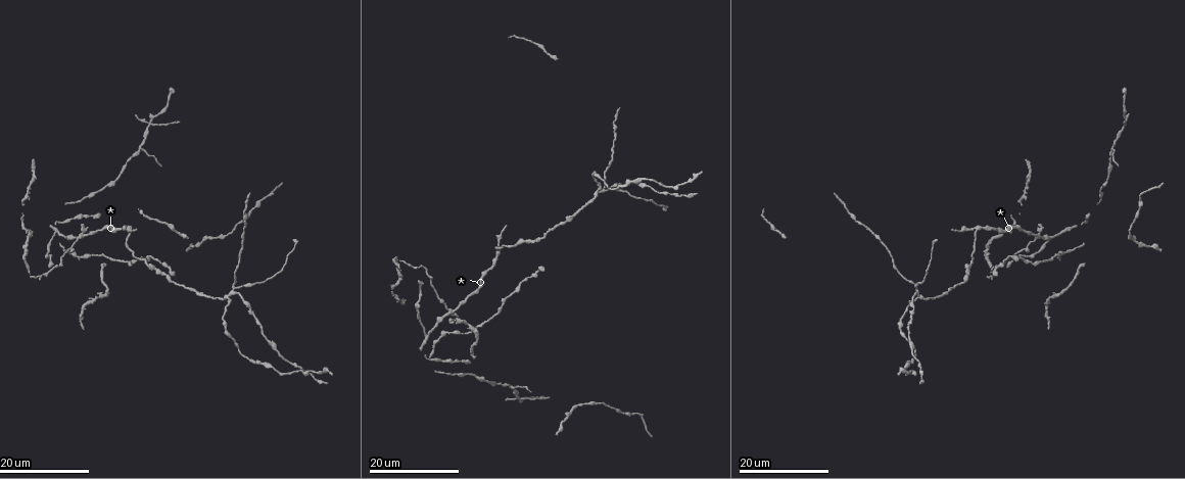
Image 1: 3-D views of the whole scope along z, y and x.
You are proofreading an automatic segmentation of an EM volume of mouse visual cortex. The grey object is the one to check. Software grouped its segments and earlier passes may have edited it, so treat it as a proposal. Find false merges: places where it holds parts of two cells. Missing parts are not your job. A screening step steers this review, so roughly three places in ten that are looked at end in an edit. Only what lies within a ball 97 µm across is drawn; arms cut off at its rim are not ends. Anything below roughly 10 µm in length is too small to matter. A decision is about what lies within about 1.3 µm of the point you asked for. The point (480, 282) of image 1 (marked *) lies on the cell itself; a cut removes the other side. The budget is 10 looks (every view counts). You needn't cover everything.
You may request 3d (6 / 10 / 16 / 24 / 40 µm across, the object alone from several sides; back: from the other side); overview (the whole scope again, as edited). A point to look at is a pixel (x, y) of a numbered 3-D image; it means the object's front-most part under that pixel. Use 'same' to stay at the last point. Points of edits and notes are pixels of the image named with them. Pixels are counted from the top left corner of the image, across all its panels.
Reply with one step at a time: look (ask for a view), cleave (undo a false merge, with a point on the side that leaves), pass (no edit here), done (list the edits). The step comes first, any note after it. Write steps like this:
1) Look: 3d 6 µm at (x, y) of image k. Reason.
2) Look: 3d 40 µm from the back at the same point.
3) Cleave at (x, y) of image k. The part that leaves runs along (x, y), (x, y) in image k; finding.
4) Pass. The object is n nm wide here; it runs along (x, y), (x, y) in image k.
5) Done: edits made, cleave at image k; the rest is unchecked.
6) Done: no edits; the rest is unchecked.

Look: 3d 16 µm at (1111, 145) of image 1. Three-way junction.

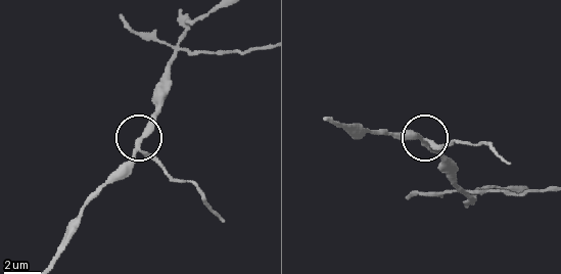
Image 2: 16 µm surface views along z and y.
Look: 3d 10 µm at (424, 139) of image 2.

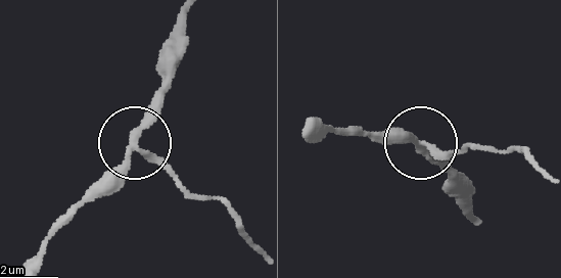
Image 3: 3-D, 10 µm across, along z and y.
Pass. The side arm is 18 µm long; it runs along (25, 269), (117, 167), (173, 74) in image 3; one cell here.

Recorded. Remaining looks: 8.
Look: 3d 16 µm at (78, 237) of image 1. Four or more arms meet.

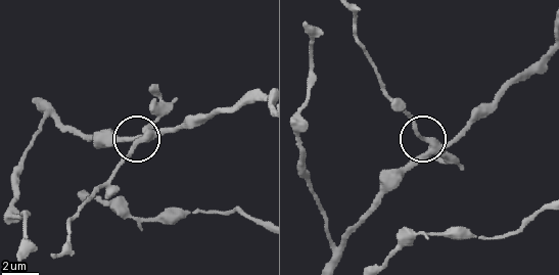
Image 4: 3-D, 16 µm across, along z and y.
Look: 3d 6 µm at (429, 142) of image 4.

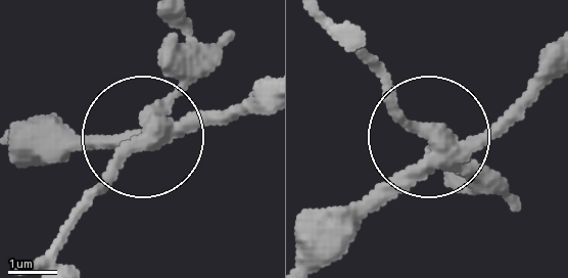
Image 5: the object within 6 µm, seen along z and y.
Look: 3d 6 µm from the back at (428, 135) of image 5.

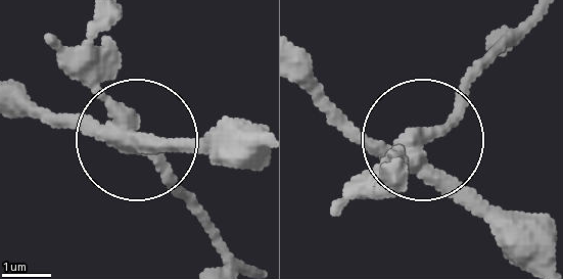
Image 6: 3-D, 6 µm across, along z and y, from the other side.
Cleave at (114, 60) of image 6. 4 arms meet here; the part that leaves runs along (122, 137), (239, 259) in image 6; a second cell is stuck on.

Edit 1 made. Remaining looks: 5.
Look: 3d 24 µm at (435, 327) of image 1.

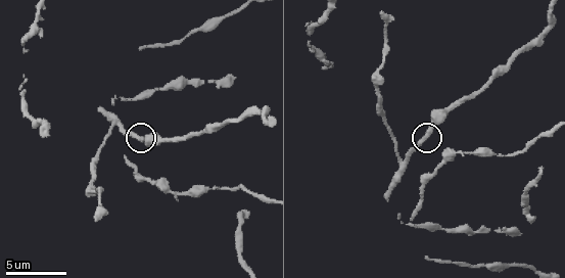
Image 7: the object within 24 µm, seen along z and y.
Look: 3d 10 µm at (429, 134) of image 7.

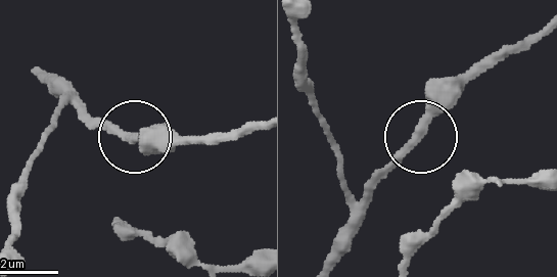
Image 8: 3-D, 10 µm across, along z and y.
Look: 3d 6 µm at (416, 136) of image 8.

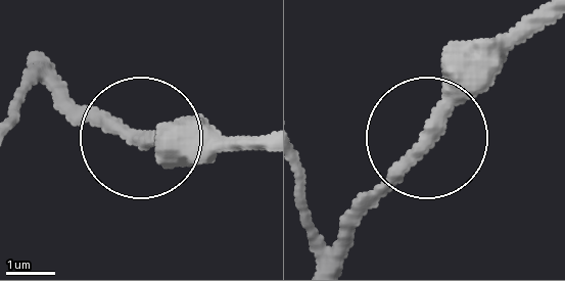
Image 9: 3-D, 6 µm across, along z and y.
Pass. The object is 280 nm wide here; all the same cell.

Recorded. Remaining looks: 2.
Look: 3d 16 µm at (975, 228) of image 1.

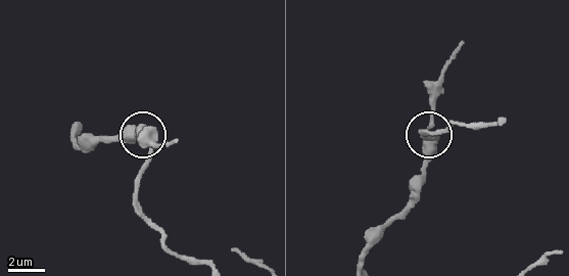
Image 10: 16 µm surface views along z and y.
Look: 3d 6 µm at (432, 142) of image 10.

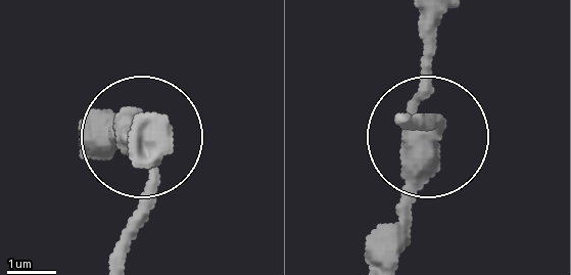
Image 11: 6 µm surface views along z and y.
Pass. 4 arms meet here; continuous, no second cell.

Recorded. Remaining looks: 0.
Done: edits made, cleave at image 6; the rest is unchecked.

